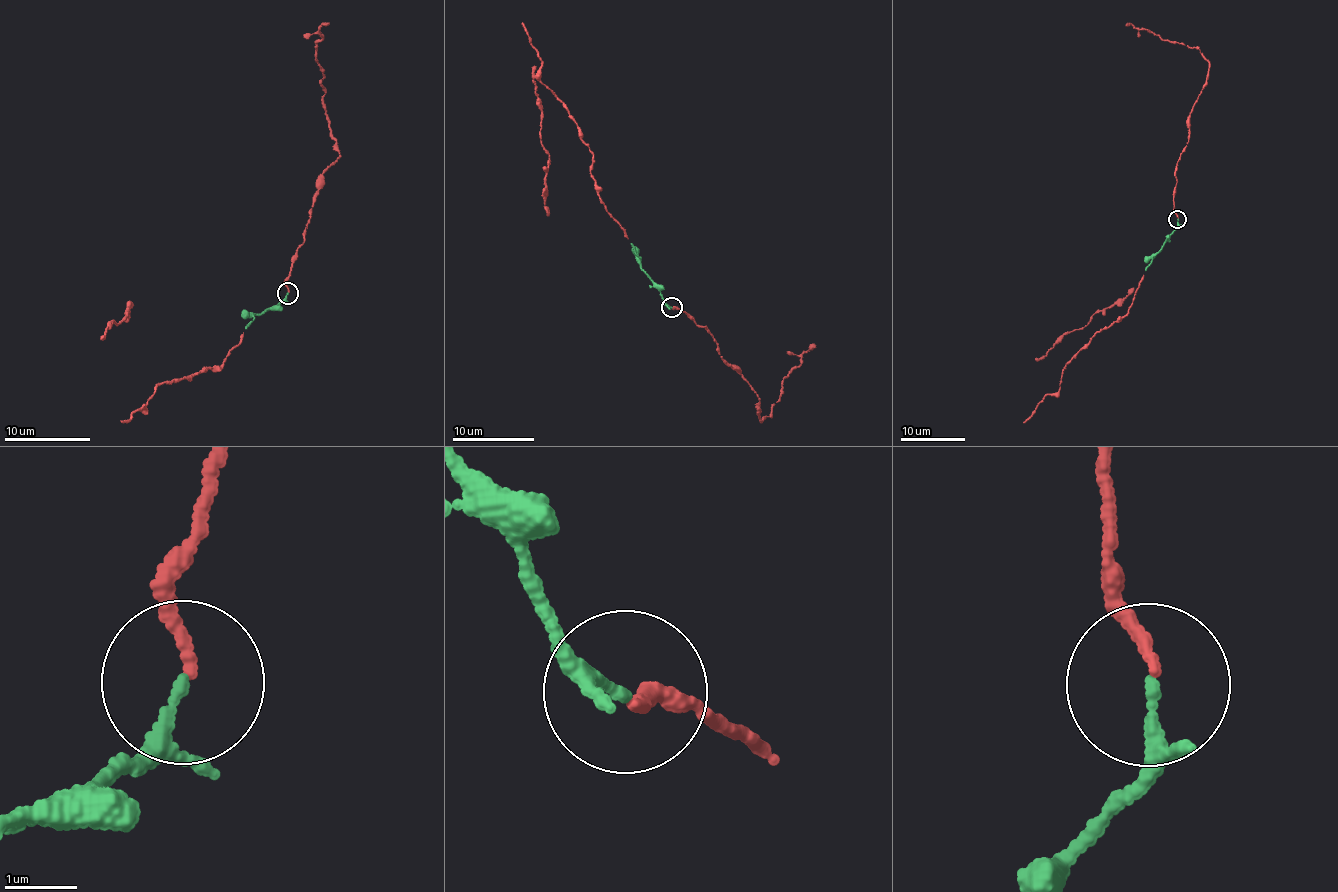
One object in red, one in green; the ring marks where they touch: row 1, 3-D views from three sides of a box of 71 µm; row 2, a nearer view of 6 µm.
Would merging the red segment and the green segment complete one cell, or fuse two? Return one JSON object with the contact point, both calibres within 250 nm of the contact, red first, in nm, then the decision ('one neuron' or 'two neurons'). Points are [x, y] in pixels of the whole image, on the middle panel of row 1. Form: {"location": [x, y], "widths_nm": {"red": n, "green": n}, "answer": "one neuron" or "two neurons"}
{"location": [671, 307], "widths_nm": {"red": 140, "green": 120}, "answer": "one neuron"}

